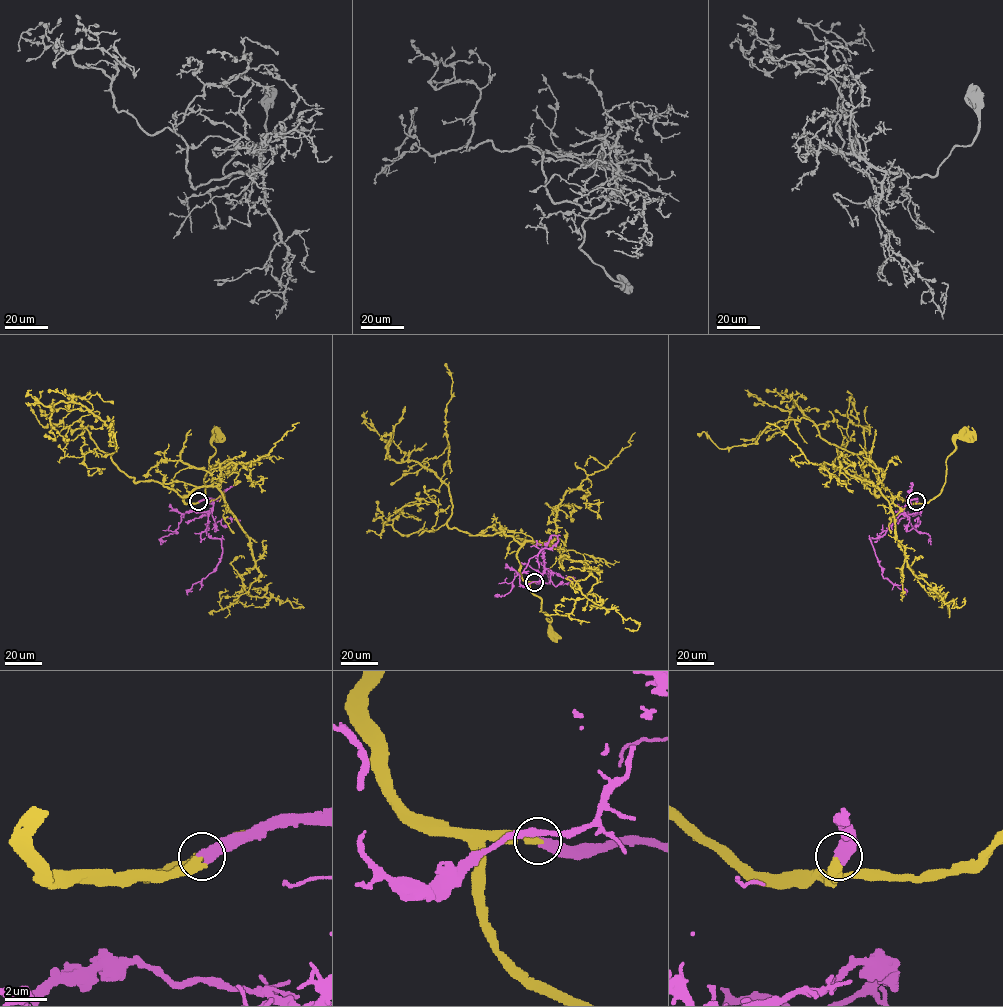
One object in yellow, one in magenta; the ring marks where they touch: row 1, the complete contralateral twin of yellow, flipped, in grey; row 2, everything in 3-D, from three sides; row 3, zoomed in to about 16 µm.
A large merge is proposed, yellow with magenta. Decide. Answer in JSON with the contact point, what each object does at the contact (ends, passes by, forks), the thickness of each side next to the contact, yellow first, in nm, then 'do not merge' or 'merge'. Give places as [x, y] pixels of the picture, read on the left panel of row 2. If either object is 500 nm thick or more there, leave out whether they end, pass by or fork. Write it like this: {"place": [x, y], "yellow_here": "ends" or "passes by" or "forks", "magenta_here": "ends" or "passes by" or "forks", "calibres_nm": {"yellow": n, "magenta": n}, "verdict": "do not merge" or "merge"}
{"place": [198, 501], "yellow_here": "ends", "magenta_here": "ends", "calibres_nm": {"yellow": 400, "magenta": 440}, "verdict": "merge"}

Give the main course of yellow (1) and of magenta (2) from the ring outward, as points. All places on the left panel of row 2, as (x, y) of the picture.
1: (198, 501), (206, 498), (204, 476), (216, 450), (212, 440), (217, 436)
2: (198, 501), (213, 499), (207, 533), (221, 540), (222, 549), (215, 569), (193, 584), (187, 595)

